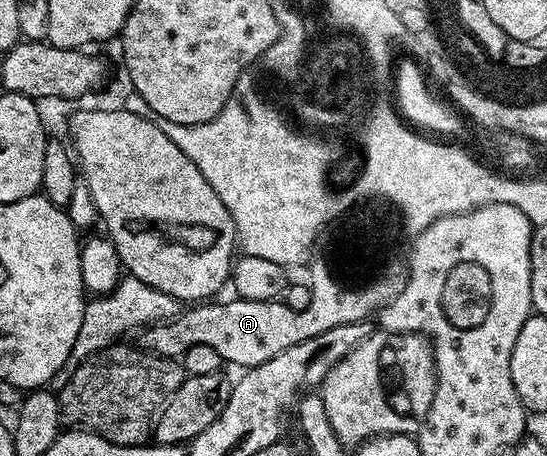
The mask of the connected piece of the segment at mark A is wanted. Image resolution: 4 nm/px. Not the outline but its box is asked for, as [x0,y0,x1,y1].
[140,267,400,369]

